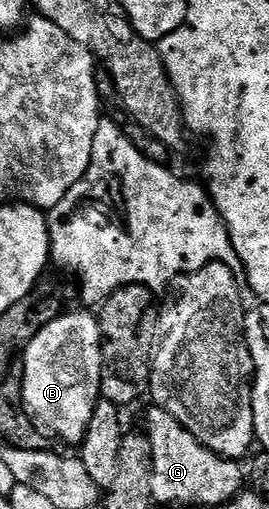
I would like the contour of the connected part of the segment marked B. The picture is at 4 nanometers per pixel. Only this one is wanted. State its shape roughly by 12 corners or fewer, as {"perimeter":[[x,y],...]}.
{"perimeter":[[65,312],[22,351],[24,409],[79,444],[101,402],[97,315]]}

